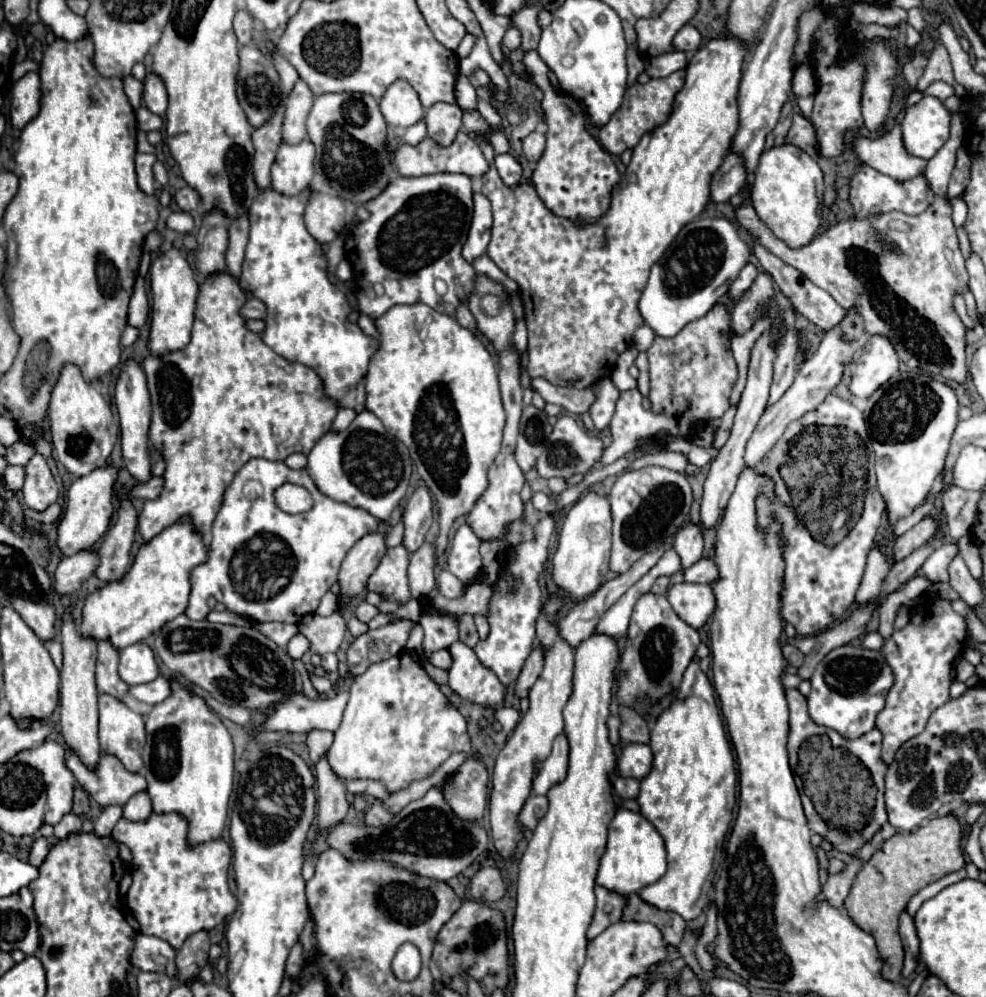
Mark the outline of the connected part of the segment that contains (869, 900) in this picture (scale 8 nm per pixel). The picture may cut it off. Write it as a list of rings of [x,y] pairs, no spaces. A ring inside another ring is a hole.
[[[955,815],[935,817],[927,827],[921,827],[913,833],[901,833],[891,837],[881,845],[881,849],[861,867],[857,879],[851,887],[849,897],[845,899],[845,909],[849,917],[877,941],[879,955],[883,957],[883,977],[897,981],[903,969],[903,943],[897,931],[899,915],[907,907],[909,899],[919,893],[925,885],[939,881],[947,873],[959,871],[965,865],[961,851],[963,827]]]

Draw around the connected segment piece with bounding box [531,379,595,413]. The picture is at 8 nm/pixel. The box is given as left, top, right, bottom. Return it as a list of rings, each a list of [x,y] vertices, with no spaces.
[[[531,379],[531,387],[541,393],[547,403],[557,403],[571,413],[585,413],[593,403],[593,387],[575,389],[575,387],[557,387],[545,379]]]

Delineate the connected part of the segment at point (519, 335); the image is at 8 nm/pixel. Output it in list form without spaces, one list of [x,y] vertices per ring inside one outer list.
[[[519,319],[517,325],[515,325],[513,343],[515,343],[517,353],[523,353],[527,349],[527,325],[525,325],[525,319]]]

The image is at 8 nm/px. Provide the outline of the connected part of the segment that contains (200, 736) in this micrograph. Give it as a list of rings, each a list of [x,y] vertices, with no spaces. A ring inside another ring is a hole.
[[[179,675],[169,679],[171,695],[153,705],[153,709],[145,715],[145,729],[147,729],[147,745],[143,753],[145,763],[145,779],[147,779],[147,793],[153,803],[155,813],[181,813],[189,819],[189,843],[205,843],[217,839],[223,831],[227,819],[227,803],[233,791],[233,739],[221,719],[211,711],[207,701],[197,695],[189,685],[181,681]]]

